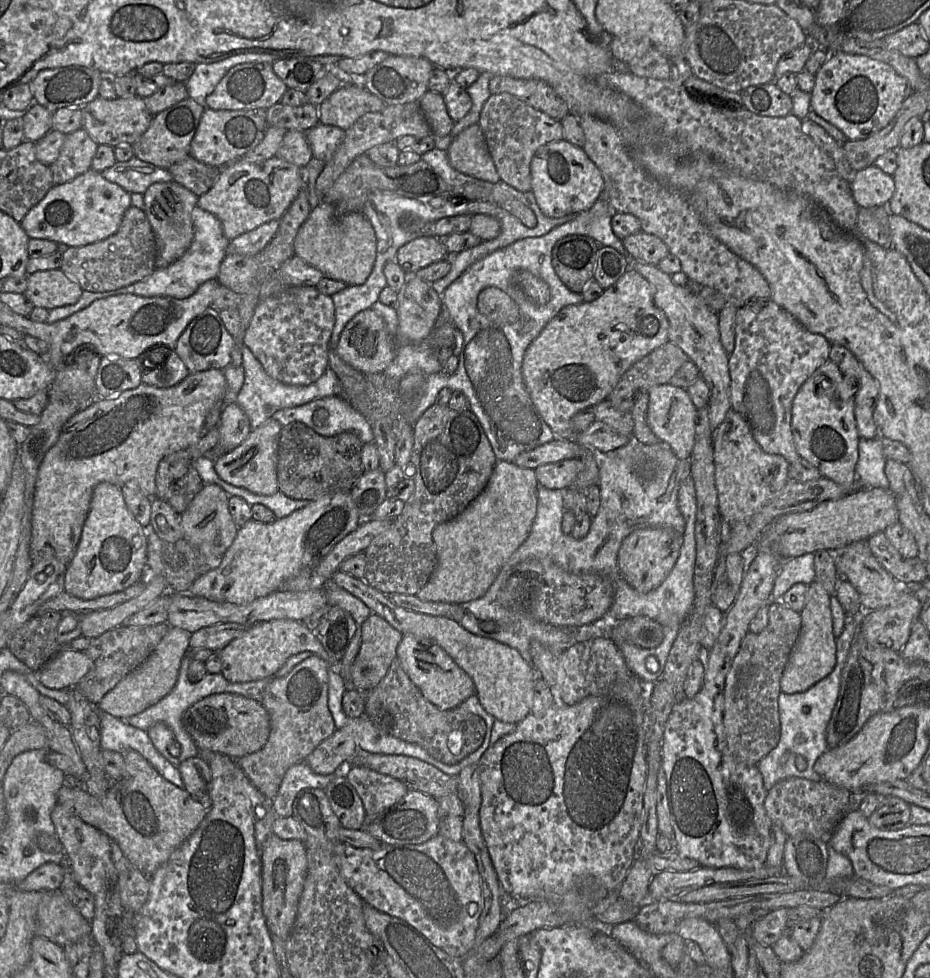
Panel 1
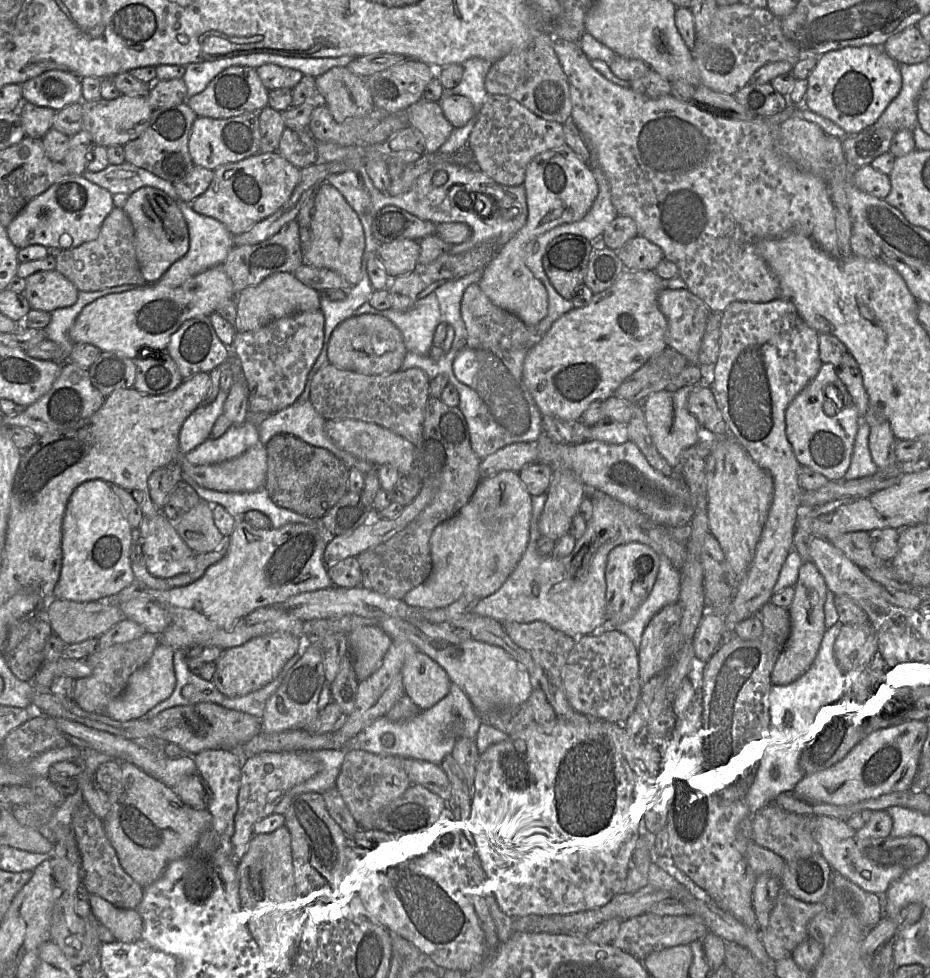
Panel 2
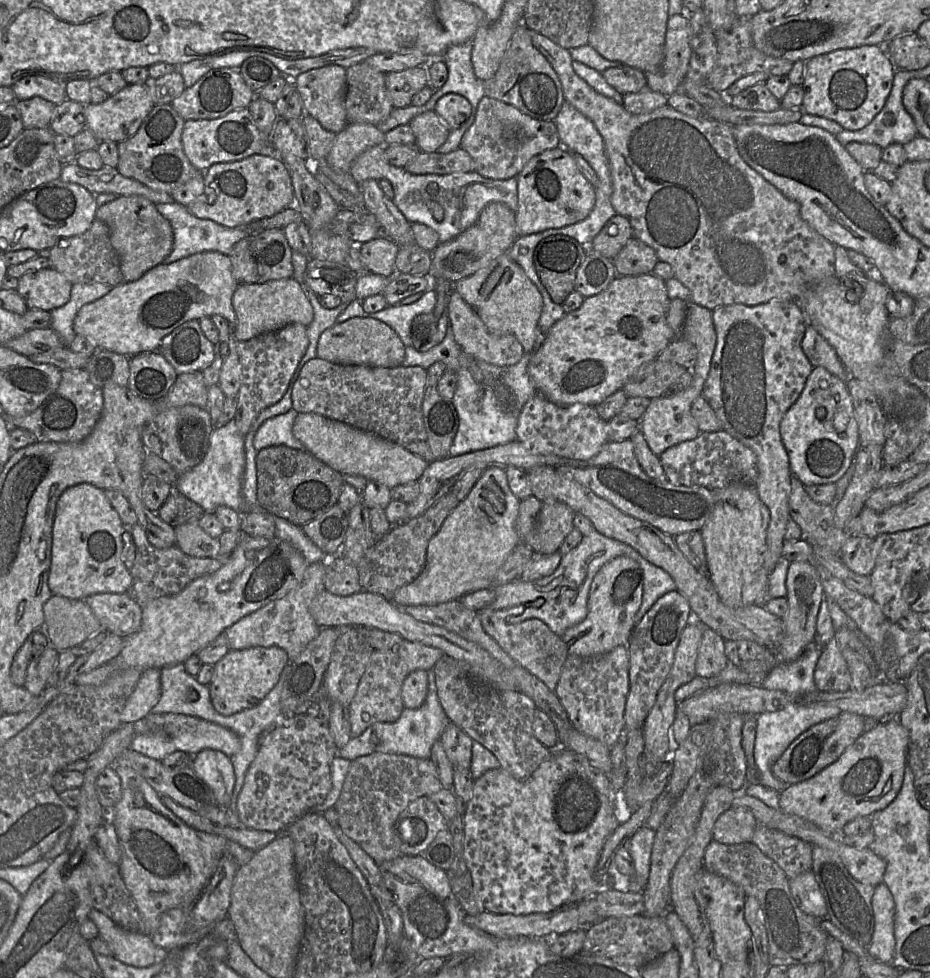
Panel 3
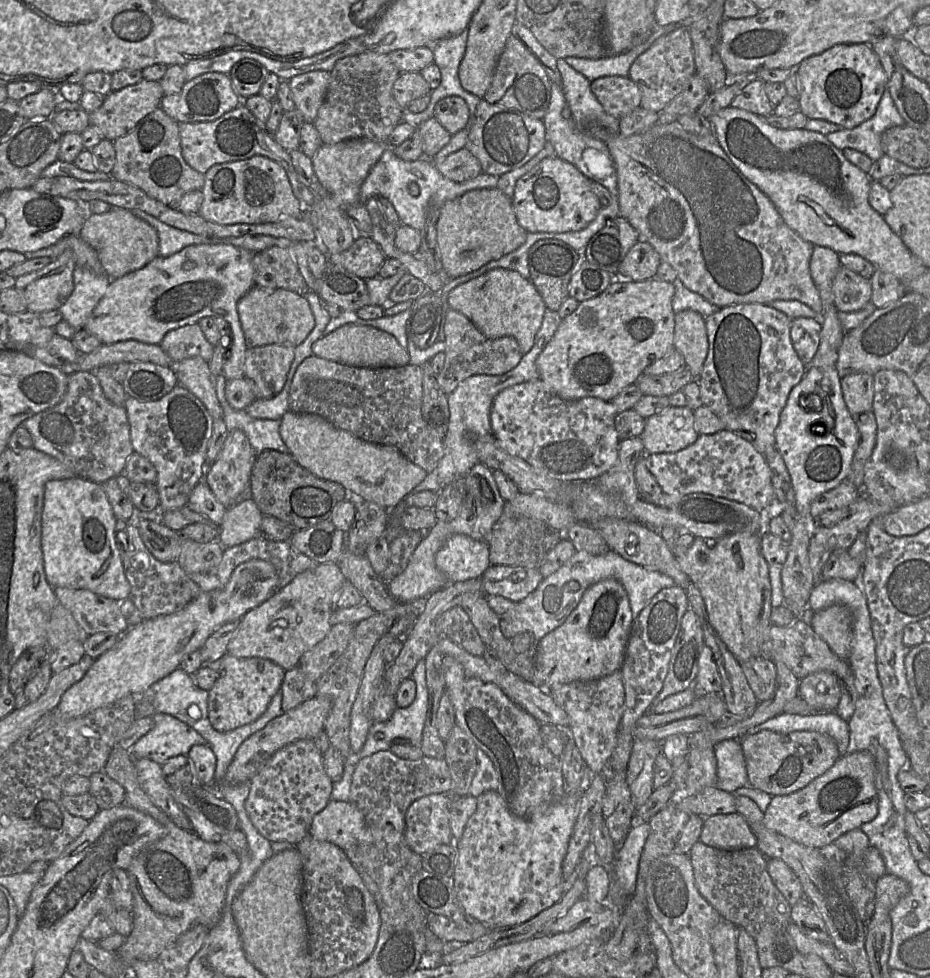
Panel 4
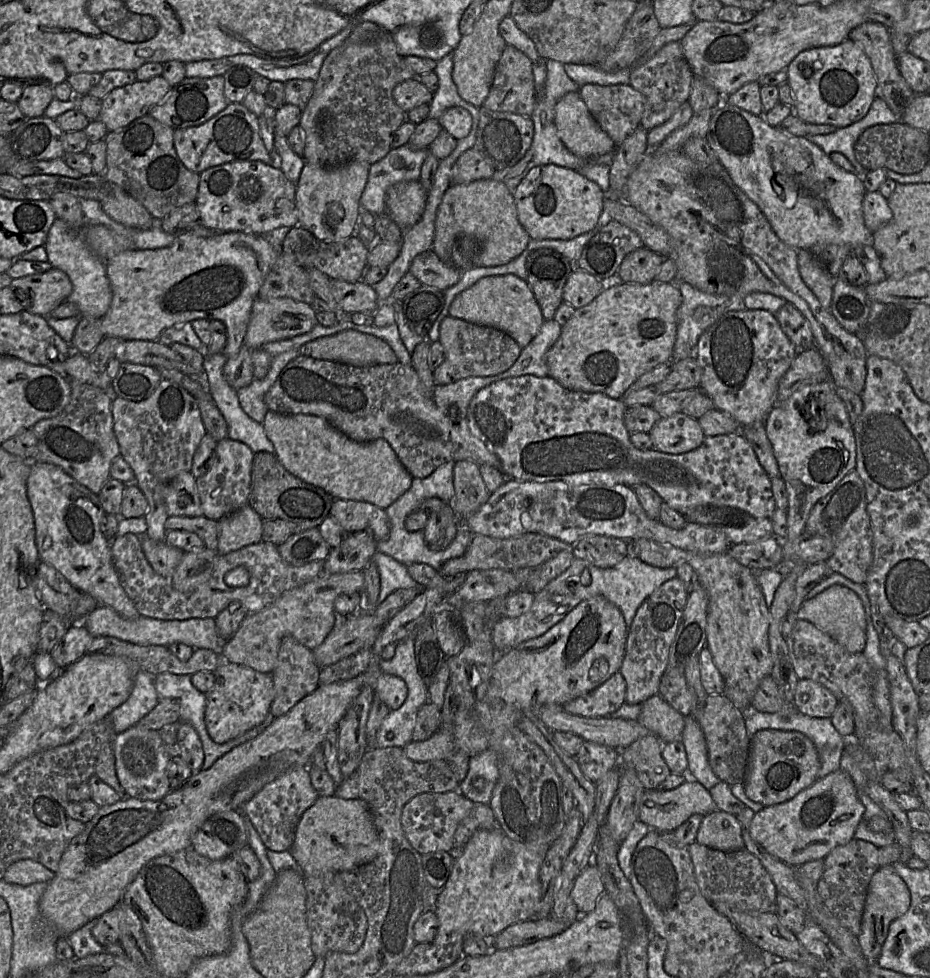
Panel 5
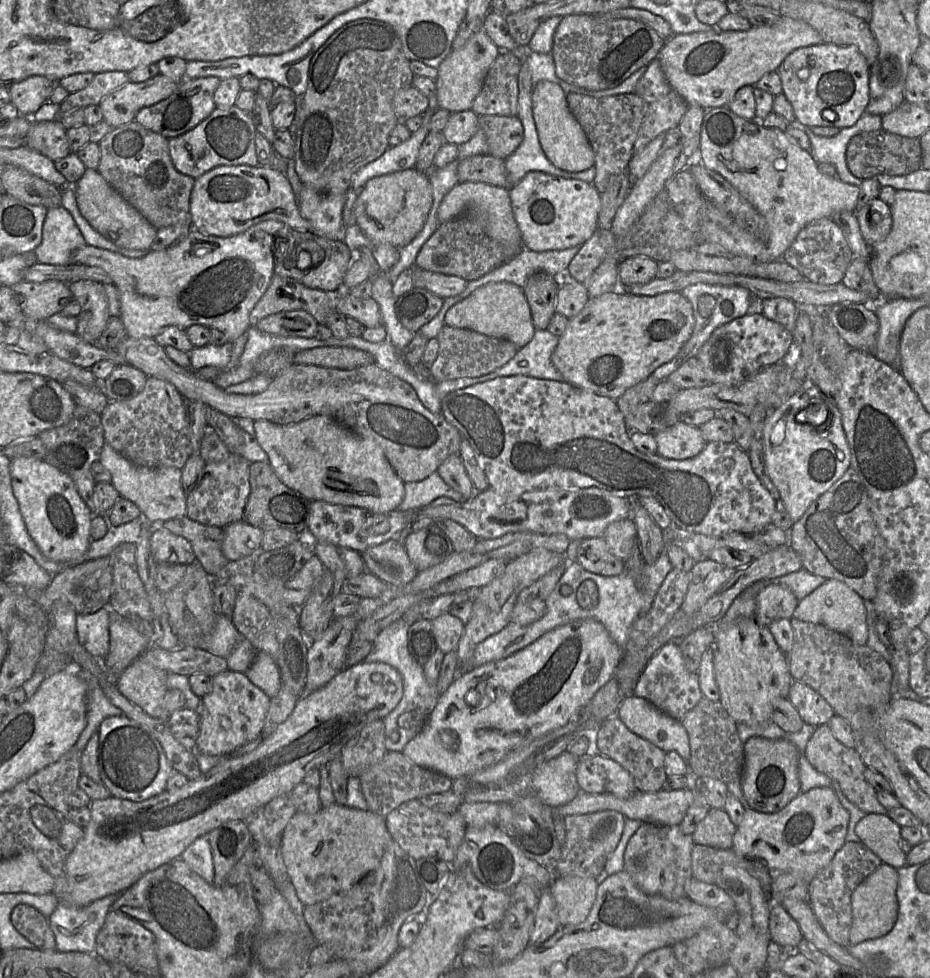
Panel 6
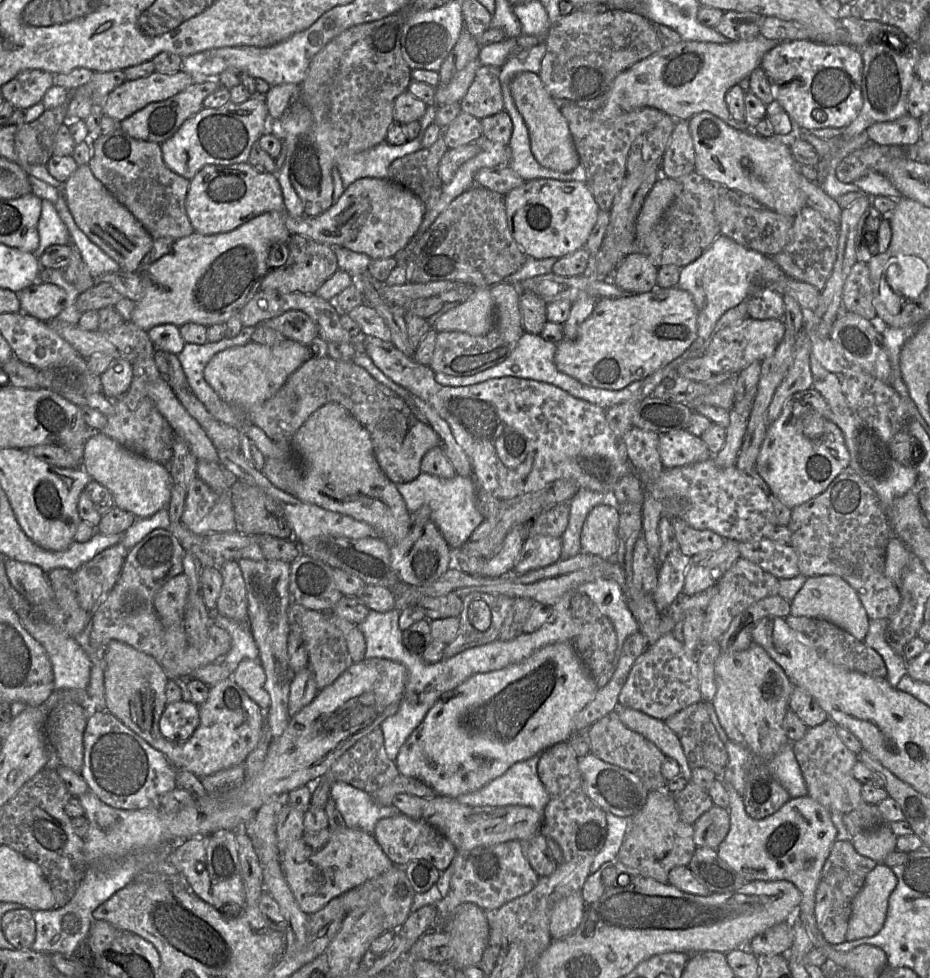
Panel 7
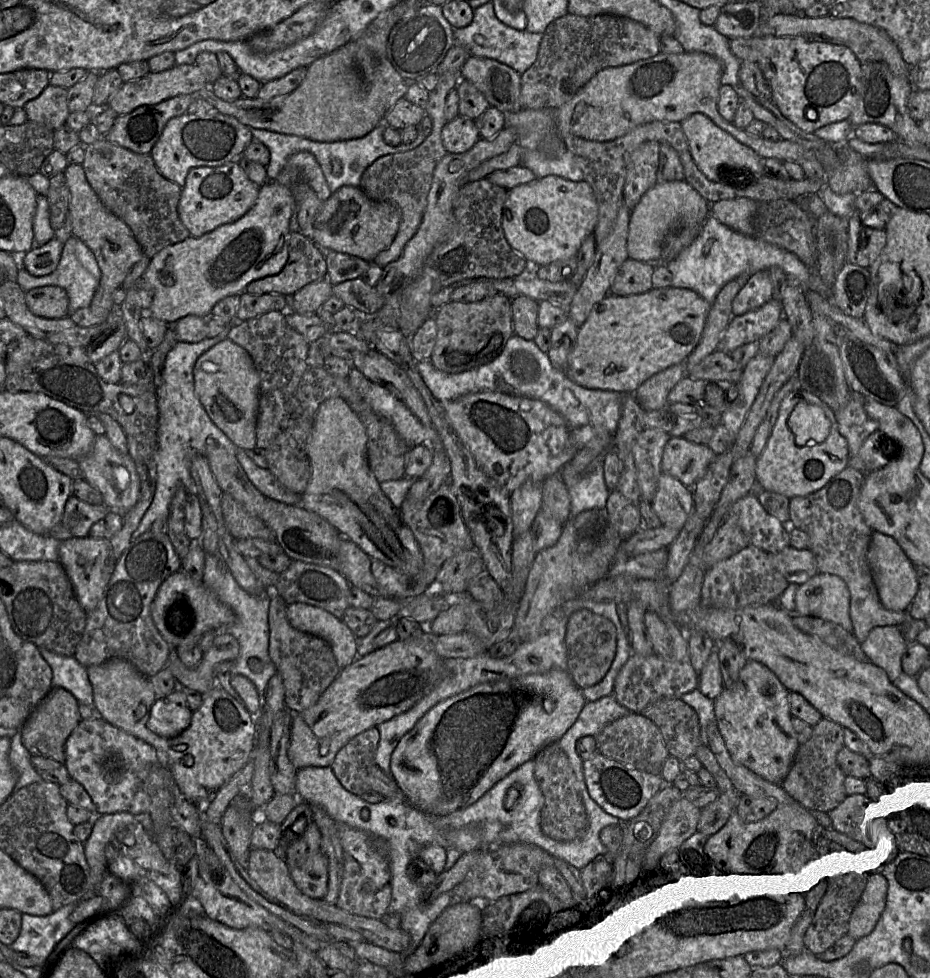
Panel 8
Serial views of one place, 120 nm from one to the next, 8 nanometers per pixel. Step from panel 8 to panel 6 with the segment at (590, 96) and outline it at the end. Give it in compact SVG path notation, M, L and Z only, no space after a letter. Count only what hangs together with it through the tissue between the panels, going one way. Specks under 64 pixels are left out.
M781 17L772 26L752 26L747 31L715 28L707 32L676 34L666 40L658 59L668 83L688 105L695 104L709 110L728 106L739 88L753 86L764 75L776 72L794 50L821 43L820 34L807 23Z

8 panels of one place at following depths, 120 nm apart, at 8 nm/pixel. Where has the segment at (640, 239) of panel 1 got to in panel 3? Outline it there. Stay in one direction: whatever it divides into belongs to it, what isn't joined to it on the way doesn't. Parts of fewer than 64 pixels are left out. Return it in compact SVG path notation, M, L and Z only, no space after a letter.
M633 237L614 258L616 276L652 273L659 259L653 248Z

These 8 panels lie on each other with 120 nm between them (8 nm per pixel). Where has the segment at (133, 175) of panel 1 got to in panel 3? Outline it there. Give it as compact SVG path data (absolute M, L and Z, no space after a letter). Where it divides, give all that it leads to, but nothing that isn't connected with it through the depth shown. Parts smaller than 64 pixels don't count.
M76 163L64 164L59 179L78 184L94 195L145 196L154 204L175 202L171 194L151 190L137 180L124 177L116 167L104 165L99 170L89 170Z

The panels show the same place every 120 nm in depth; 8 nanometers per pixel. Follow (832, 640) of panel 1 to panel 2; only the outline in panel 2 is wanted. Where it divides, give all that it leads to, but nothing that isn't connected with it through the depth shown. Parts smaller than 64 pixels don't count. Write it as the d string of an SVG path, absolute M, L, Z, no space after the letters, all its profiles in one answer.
M804 562L801 565L794 589L793 601L788 608L791 624L790 635L773 668L771 674L772 686L787 686L807 672L818 653L826 632L824 604L828 588L821 572L814 563Z

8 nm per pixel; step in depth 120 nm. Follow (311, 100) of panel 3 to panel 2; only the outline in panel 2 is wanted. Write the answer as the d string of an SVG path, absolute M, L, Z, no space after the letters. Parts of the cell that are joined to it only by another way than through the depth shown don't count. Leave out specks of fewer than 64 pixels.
M347 66L334 67L315 78L318 99L325 104L337 122L363 117L376 109L366 79L354 74Z

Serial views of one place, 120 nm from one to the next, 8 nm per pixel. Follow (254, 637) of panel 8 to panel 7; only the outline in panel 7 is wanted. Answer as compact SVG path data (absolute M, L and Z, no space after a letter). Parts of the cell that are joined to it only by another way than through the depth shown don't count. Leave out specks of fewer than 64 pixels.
M217 608L212 610L214 623L224 629L232 639L230 651L222 658L232 674L245 660L259 660L258 646L253 638L249 623L241 623L222 616Z

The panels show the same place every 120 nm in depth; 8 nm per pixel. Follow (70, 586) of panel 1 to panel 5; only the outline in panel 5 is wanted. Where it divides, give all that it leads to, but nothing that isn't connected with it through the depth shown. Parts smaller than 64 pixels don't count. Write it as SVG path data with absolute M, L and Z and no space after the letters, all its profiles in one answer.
M31 461L27 497L33 512L40 560L52 566L78 591L91 595L100 605L112 608L121 617L133 619L139 616L119 582L112 562L111 543L101 532L106 514L98 495L58 466Z

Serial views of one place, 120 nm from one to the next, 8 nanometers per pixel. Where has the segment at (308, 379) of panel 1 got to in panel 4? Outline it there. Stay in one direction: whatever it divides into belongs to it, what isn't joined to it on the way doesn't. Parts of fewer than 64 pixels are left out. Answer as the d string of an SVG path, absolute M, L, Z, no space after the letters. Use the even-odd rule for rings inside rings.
M269 344L246 350L244 376L254 382L256 399L272 398L281 392L295 356L294 347L289 344ZM241 430L228 432L219 455L207 466L204 476L204 483L225 508L246 498L256 458L256 452Z

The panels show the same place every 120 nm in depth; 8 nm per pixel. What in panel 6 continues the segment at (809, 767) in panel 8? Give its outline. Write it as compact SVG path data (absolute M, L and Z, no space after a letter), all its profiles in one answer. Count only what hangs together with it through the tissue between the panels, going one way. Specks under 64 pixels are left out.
M829 725L817 726L807 742L804 755L815 770L825 774L832 782L836 782L843 795L857 808L867 814L886 814L888 810L877 799L877 791L866 781L864 771L866 765L855 748L840 743L832 733Z

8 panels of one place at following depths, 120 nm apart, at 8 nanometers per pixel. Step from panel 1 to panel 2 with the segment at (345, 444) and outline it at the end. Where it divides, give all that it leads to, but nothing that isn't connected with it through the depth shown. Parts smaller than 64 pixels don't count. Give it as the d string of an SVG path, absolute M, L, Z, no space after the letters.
M288 433L273 436L265 446L267 473L264 488L277 506L319 520L348 492L350 469L331 451L312 446Z

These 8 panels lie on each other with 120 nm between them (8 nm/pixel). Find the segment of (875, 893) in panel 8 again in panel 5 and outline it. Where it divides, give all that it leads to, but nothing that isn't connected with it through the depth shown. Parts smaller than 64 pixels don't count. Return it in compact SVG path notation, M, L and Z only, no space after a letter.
M893 864L880 867L872 876L867 890L861 930L858 934L860 947L868 962L877 962L890 924L908 910L910 898L909 888L896 873Z

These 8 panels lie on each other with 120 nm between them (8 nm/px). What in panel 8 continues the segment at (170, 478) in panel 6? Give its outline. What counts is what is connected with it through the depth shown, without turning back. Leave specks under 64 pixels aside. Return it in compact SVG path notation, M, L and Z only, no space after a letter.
M97 435L89 454L78 460L84 480L95 487L103 496L104 504L112 511L125 514L137 503L140 480L135 463L129 453L118 451L106 435Z

